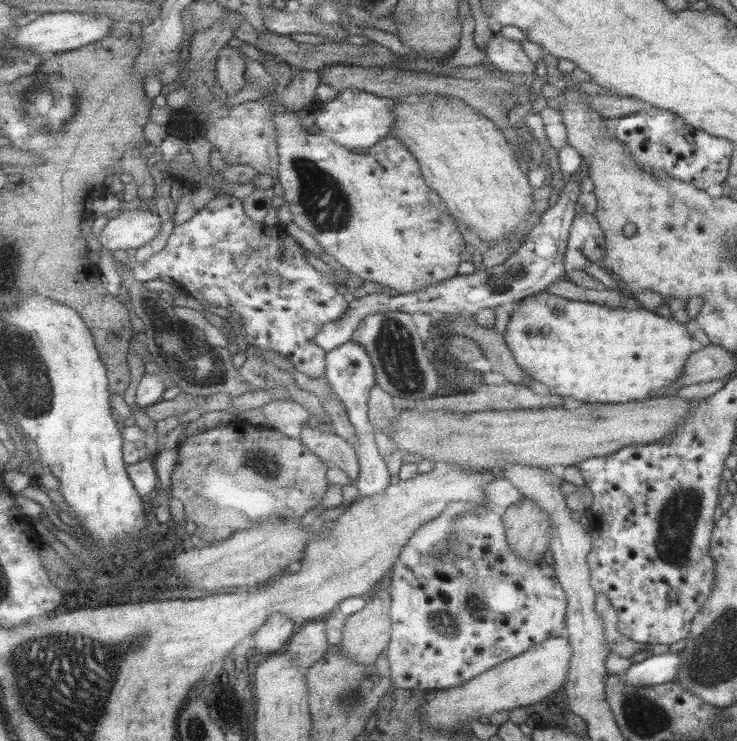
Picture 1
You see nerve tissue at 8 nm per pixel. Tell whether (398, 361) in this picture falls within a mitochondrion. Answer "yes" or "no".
yes

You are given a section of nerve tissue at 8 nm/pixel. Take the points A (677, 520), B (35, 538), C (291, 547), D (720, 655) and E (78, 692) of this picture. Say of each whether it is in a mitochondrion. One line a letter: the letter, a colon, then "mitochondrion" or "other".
A: mitochondrion
B: other
C: other
D: mitochondrion
E: mitochondrion

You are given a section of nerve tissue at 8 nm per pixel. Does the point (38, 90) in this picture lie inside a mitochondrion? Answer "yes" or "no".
yes

